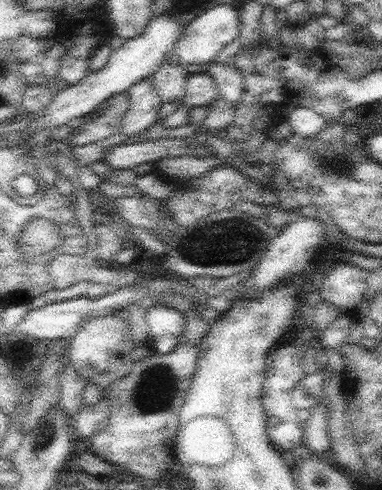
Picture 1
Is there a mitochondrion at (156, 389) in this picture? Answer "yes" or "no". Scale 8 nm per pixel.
yes

